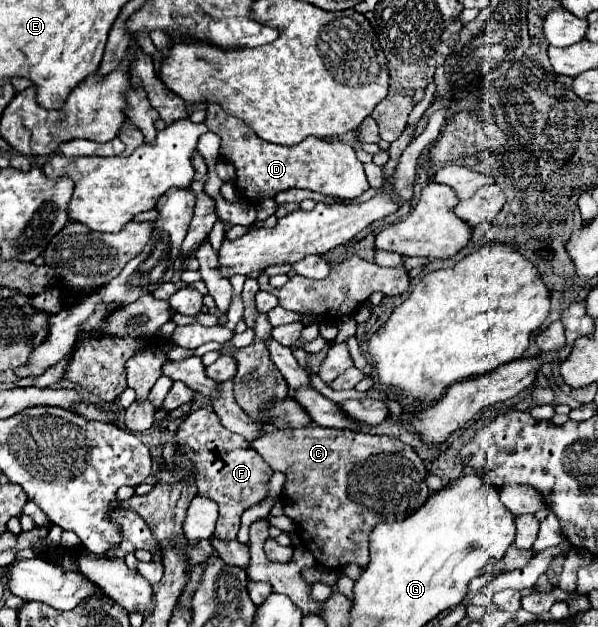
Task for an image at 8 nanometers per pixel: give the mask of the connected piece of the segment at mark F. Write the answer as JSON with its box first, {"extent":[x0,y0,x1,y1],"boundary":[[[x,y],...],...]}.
{"extent":[173,407,273,541],"boundary":[[[207,407],[187,415],[181,421],[173,439],[177,441],[179,453],[185,453],[187,457],[193,455],[191,477],[195,475],[197,493],[213,499],[219,505],[219,519],[213,537],[223,541],[235,539],[243,511],[259,505],[267,497],[273,469],[269,469],[265,461],[261,461],[259,453],[253,453],[253,449],[247,447],[243,437],[225,429],[221,421],[217,421],[217,413],[209,411]]]}

